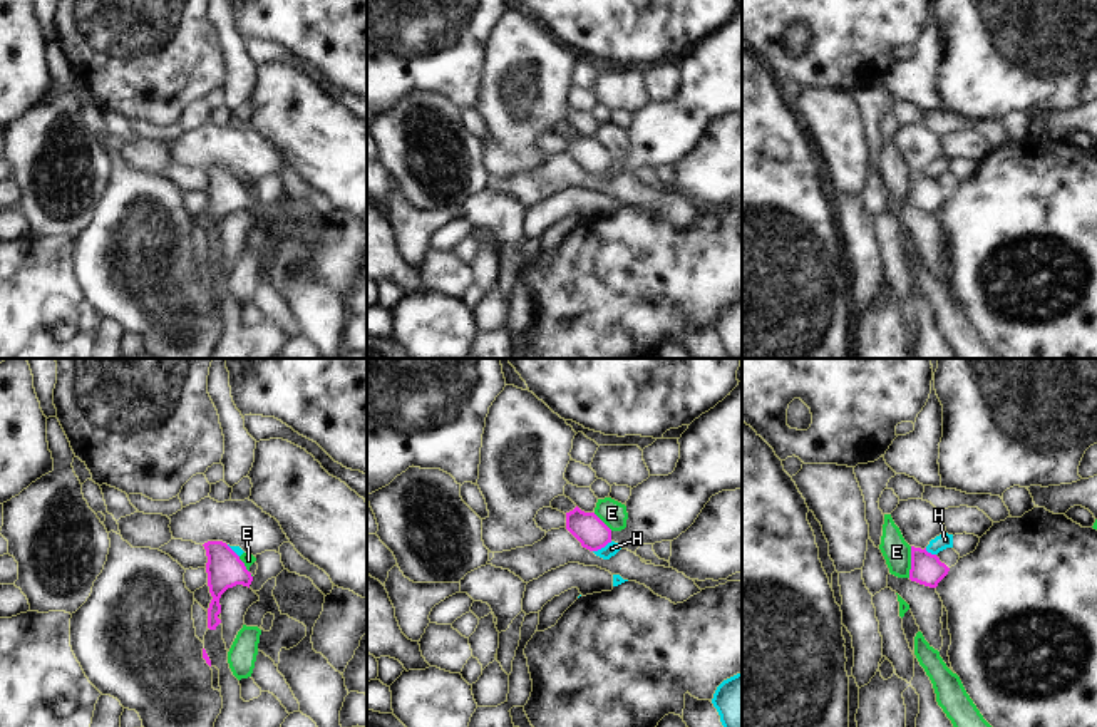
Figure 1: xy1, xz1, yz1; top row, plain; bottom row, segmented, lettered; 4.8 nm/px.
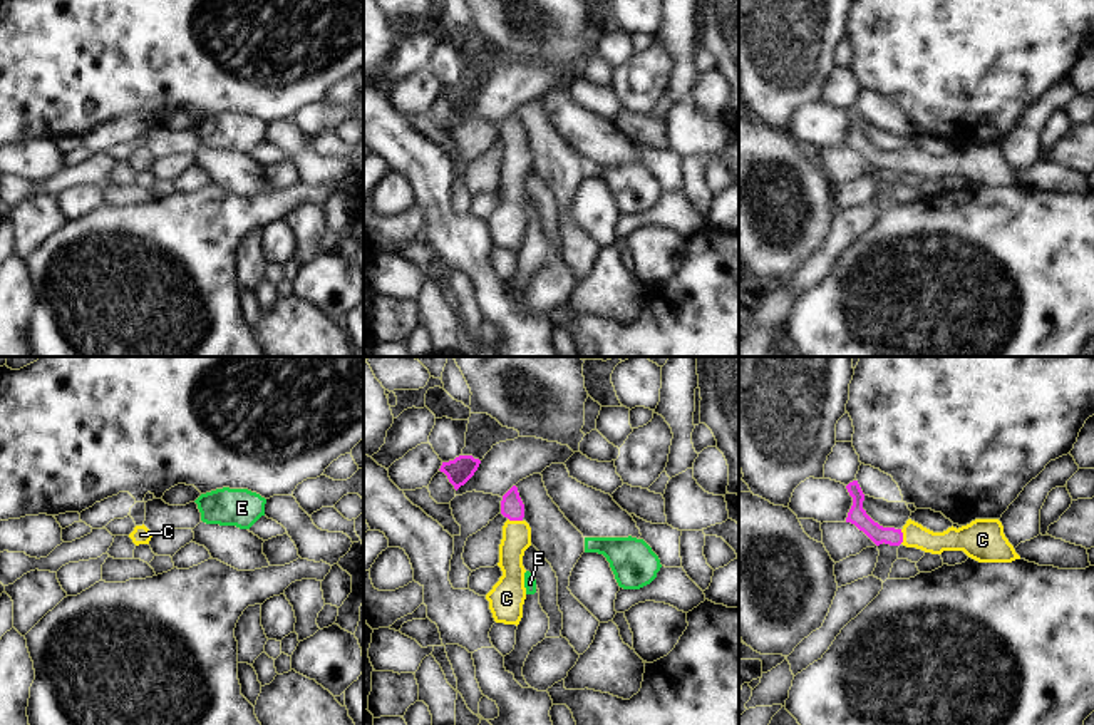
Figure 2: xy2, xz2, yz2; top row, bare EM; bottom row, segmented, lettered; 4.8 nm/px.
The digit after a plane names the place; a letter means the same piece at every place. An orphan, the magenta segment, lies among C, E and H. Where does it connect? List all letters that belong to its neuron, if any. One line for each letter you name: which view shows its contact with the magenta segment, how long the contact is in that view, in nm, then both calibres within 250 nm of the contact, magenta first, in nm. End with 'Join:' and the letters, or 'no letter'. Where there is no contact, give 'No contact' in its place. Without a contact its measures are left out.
C: Touches magenta in xz2. Shared border 70 nm. Thickness 110 nm (magenta) against 140 nm
Join: C

